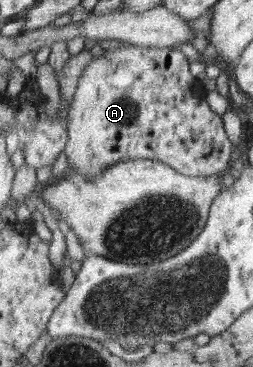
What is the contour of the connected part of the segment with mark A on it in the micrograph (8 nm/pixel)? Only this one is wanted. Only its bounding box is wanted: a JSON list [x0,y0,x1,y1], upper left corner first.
[66,42,234,179]

